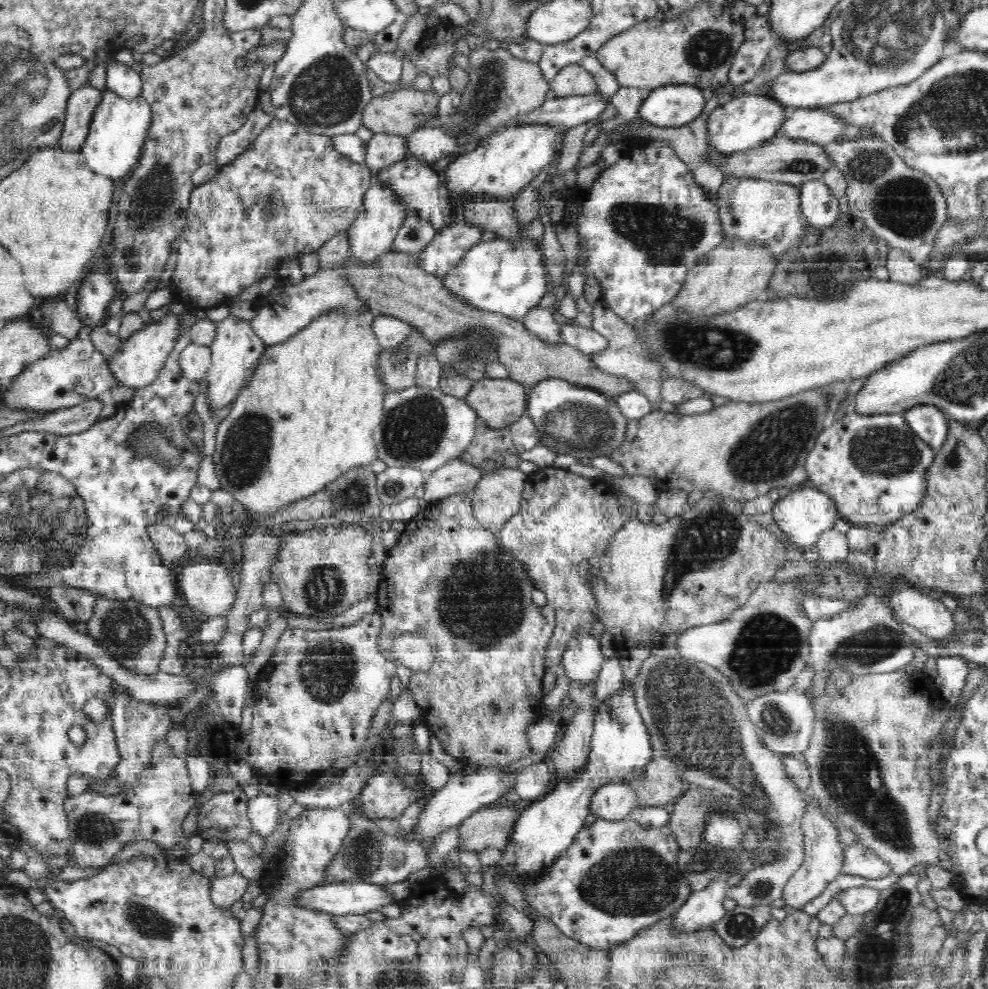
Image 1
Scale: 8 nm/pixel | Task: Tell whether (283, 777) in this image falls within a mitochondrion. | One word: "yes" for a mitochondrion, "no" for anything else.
no

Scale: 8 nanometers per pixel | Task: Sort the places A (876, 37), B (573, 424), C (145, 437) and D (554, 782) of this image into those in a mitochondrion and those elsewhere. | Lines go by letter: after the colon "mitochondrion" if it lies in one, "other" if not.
A: mitochondrion
B: mitochondrion
C: mitochondrion
D: other

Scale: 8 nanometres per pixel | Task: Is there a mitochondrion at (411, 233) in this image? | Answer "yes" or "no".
yes

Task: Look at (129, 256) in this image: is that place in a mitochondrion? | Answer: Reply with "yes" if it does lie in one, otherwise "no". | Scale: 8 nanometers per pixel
yes

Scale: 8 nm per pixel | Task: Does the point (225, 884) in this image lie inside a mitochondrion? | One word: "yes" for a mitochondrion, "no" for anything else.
no

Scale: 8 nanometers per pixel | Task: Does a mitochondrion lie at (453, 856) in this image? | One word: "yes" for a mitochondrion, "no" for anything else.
no

